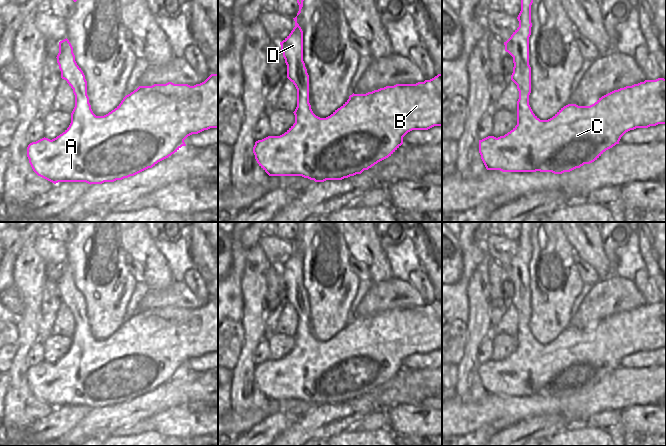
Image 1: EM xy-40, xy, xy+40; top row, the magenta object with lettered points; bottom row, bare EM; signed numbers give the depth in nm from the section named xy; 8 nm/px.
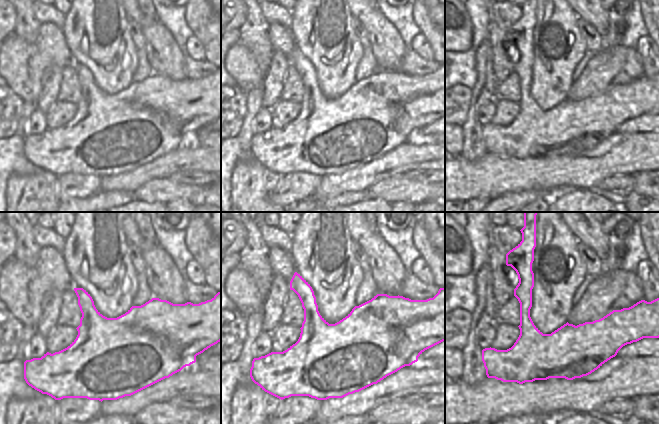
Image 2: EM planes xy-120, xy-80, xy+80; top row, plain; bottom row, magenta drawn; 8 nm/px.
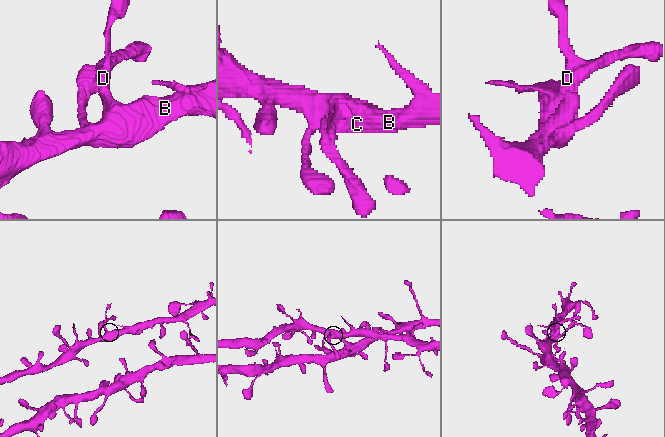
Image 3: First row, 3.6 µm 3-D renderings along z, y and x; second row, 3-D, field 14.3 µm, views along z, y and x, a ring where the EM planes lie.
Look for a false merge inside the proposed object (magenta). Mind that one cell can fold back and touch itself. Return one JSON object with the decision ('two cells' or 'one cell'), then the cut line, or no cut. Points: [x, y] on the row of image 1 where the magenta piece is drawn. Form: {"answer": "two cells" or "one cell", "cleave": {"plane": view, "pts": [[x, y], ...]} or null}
{"answer": "one cell", "cleave": null}

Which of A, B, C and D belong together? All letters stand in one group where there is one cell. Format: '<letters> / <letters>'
A B C D

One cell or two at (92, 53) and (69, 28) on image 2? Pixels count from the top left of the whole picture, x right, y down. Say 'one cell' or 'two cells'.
one cell

